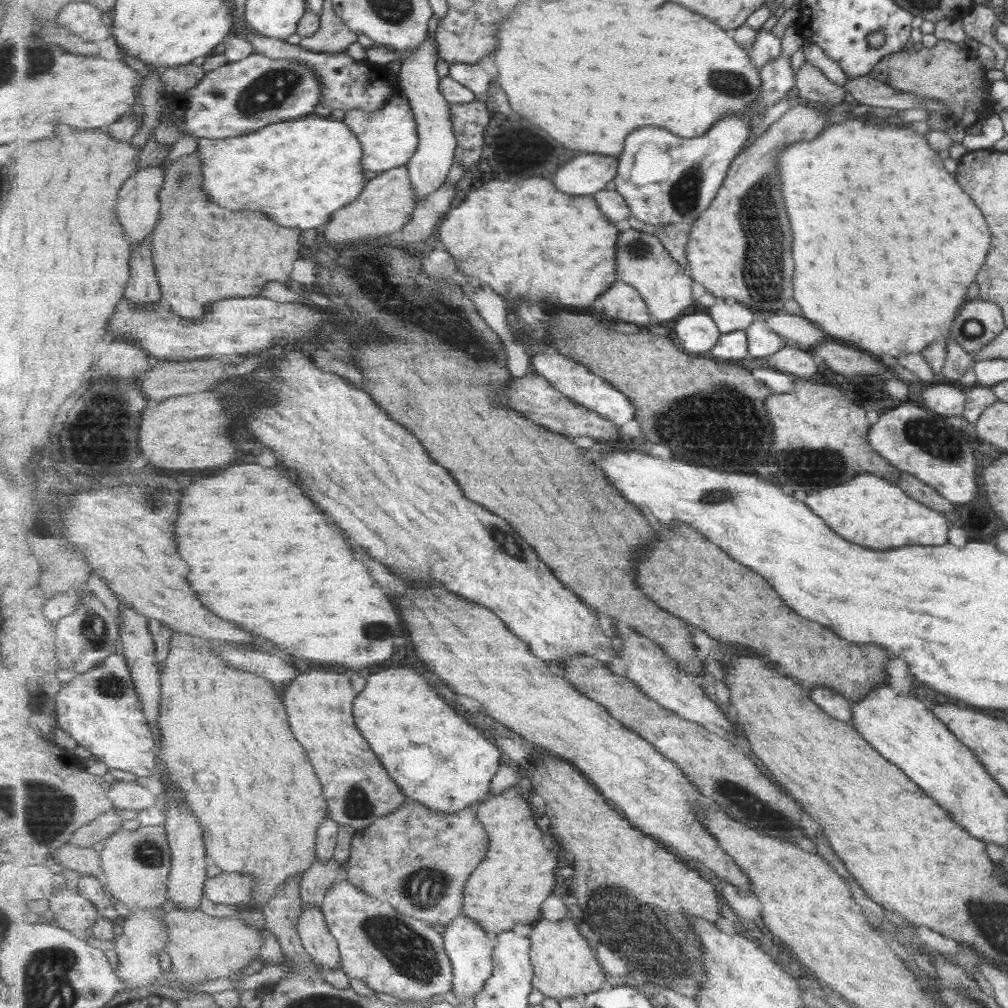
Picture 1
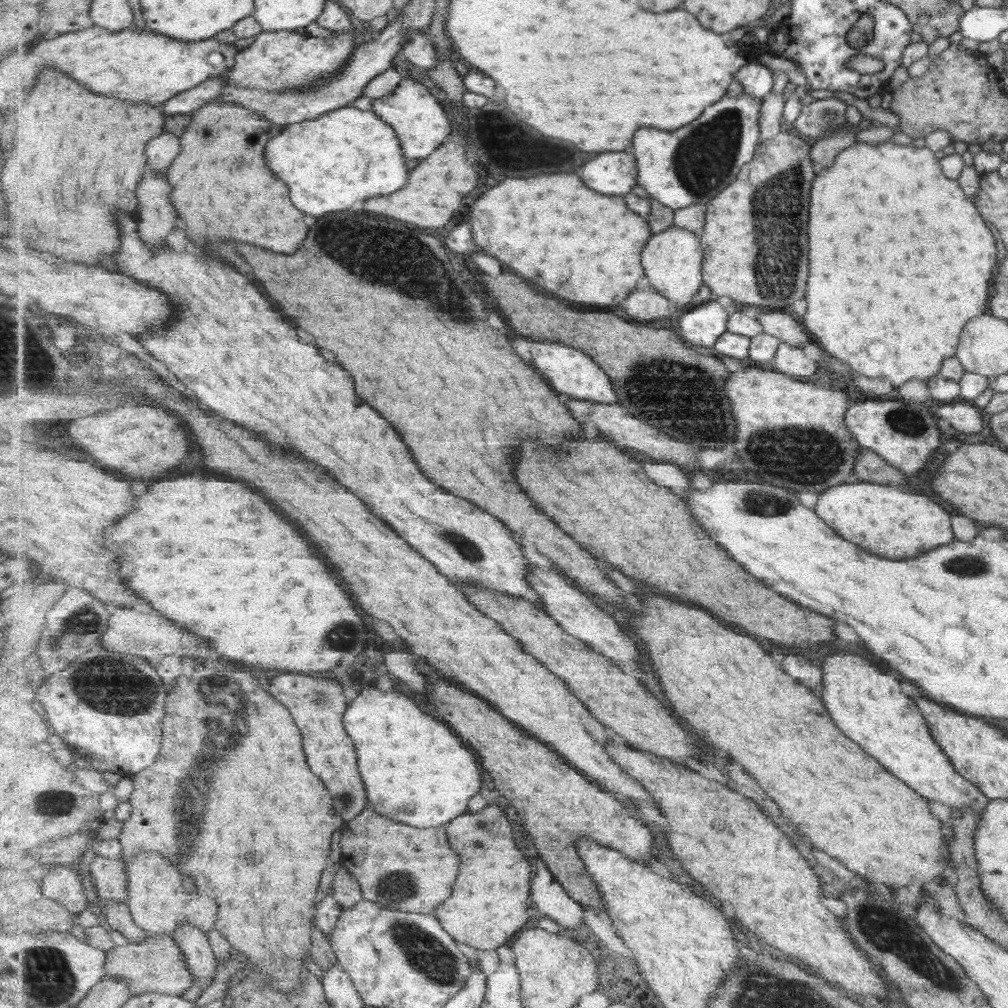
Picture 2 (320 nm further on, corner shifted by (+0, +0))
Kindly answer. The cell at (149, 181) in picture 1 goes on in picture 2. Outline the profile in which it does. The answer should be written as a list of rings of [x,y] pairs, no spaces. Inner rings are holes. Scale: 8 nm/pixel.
[[[164,130],[157,138],[148,142],[146,148],[148,164],[158,173],[165,175],[181,149],[180,137]]]

